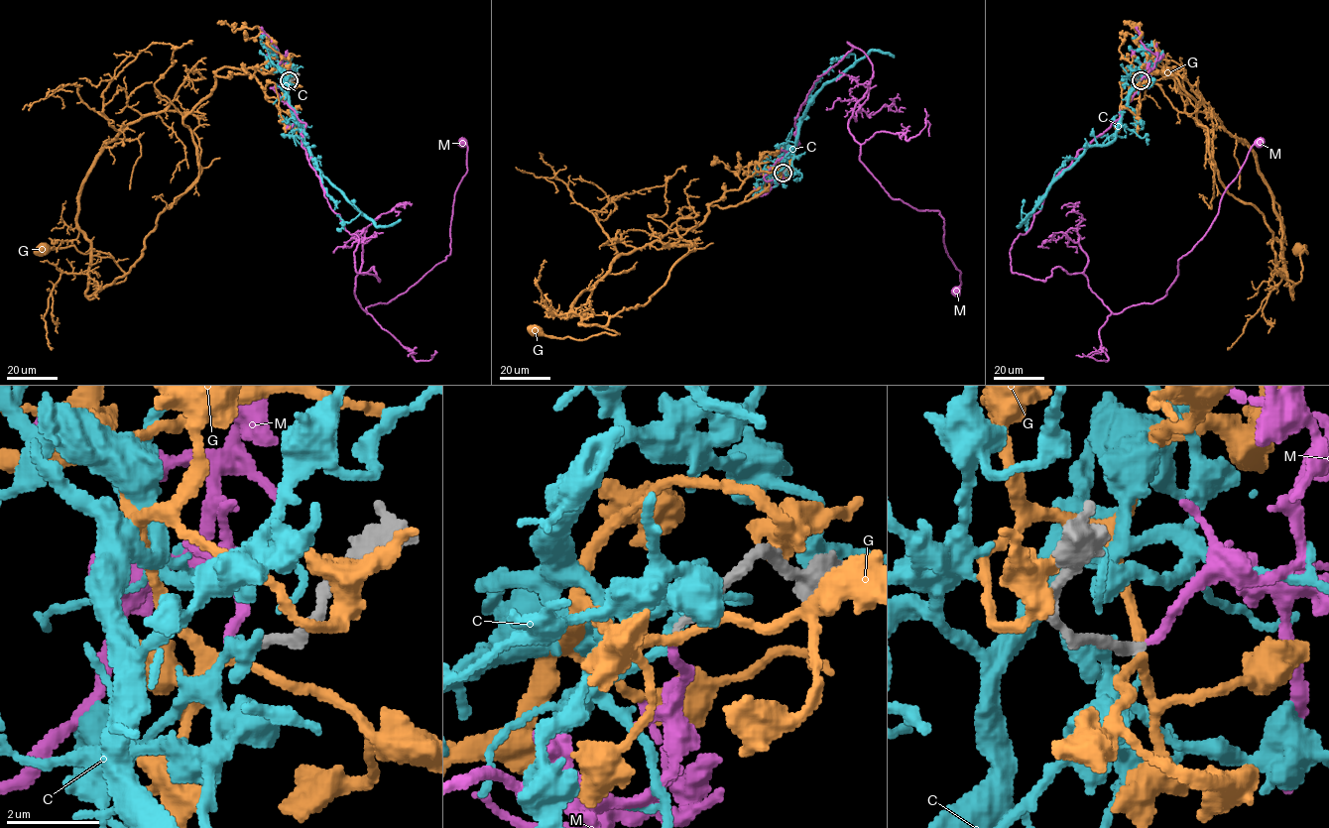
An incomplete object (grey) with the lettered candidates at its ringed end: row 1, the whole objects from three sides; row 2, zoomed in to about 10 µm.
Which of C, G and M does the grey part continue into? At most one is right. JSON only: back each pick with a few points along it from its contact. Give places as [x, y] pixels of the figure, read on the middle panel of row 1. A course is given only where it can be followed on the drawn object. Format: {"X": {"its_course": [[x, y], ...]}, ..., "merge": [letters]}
{"M": {"its_course": [[783, 173], [764, 177], [799, 144], [809, 89], [861, 50], [860, 161], [938, 210], [955, 291]]}, "merge": ["M"]}

